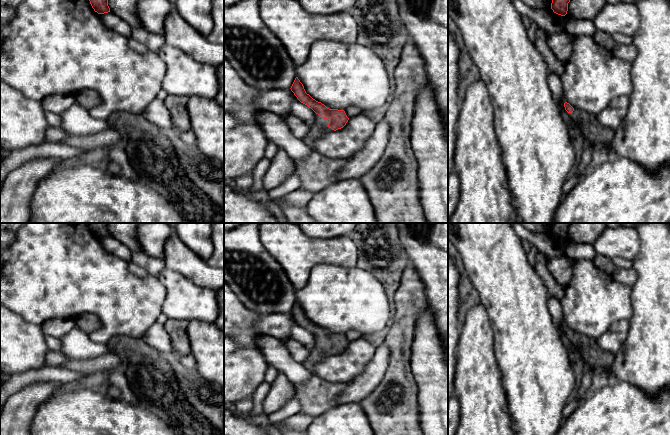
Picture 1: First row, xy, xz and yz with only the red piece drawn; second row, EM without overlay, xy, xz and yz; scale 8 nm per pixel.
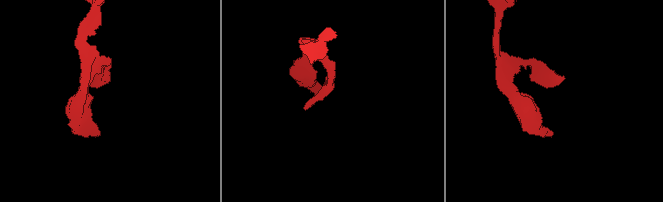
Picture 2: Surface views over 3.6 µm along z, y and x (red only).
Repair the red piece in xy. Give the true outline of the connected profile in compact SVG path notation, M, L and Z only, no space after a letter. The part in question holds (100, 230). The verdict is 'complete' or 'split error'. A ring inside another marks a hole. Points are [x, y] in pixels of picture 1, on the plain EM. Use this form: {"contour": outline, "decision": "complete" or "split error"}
{"contour": "M89 223L89 225L94 235L98 238L110 236L110 232L108 230L108 223Z", "decision": "complete"}

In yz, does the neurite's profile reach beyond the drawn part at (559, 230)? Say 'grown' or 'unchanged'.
unchanged

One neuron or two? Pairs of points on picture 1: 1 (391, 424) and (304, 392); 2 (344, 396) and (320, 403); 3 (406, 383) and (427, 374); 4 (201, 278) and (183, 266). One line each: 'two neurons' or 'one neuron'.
1: two neurons
2: one neuron
3: two neurons
4: one neuron

